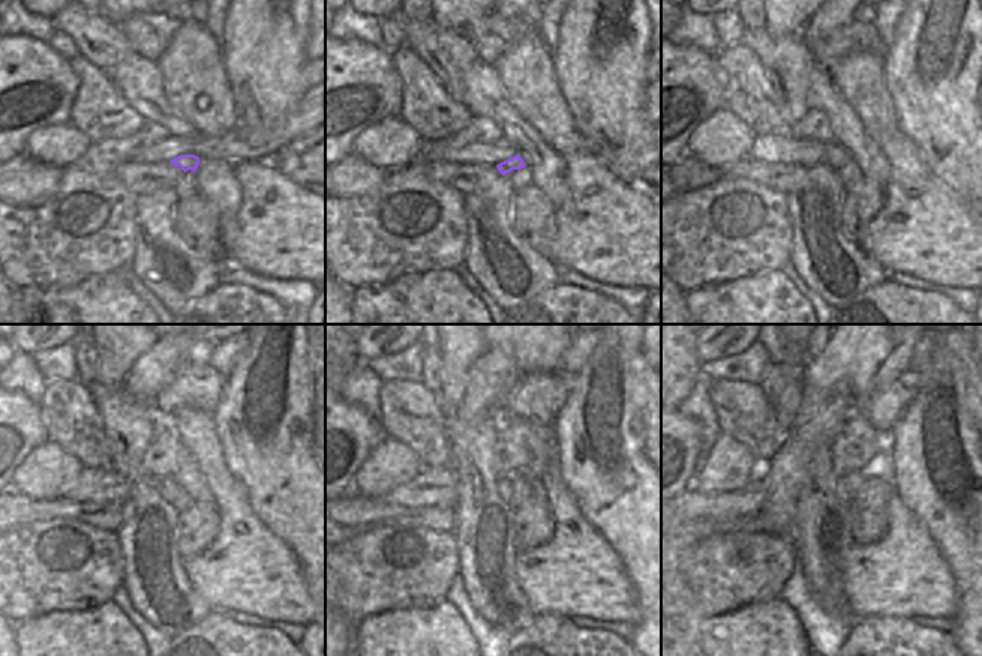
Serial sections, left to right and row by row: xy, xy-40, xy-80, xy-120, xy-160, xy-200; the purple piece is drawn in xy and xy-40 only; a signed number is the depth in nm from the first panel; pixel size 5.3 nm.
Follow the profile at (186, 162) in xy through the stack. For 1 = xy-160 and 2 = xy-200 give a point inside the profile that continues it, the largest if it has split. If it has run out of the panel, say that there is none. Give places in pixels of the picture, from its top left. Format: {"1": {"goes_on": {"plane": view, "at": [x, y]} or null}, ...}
{"1": {"goes_on": {"plane": "xy-160", "at": [504, 488]}}, "2": {"goes_on": {"plane": "xy-200", "at": [840, 490]}}}

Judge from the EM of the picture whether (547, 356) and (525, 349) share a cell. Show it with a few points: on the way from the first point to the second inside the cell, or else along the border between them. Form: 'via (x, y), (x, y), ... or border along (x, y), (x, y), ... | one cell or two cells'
via (541, 350), (531, 349) | one cell

